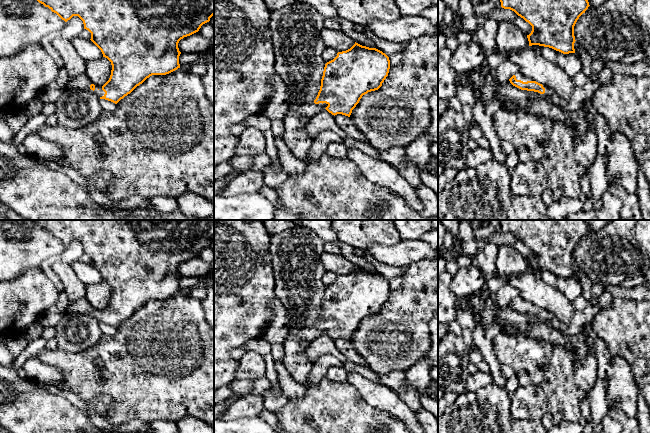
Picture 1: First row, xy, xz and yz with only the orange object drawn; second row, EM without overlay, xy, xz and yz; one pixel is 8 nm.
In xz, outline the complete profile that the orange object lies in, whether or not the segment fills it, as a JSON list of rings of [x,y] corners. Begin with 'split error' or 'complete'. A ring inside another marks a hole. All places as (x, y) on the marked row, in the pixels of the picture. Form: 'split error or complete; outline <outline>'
split error; outline [[[355,44],[348,50],[338,52],[337,56],[324,67],[321,86],[313,102],[290,104],[284,117],[284,141],[290,152],[304,164],[309,164],[309,151],[313,140],[305,133],[309,120],[326,109],[332,115],[342,114],[350,117],[352,110],[363,95],[378,90],[390,69],[389,57],[376,48]]]

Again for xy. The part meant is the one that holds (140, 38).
split error; outline [[[37,0],[67,22],[73,16],[78,16],[84,24],[84,29],[91,33],[91,41],[101,50],[103,57],[112,65],[109,80],[103,85],[94,85],[83,73],[70,78],[66,89],[89,90],[100,99],[117,104],[130,94],[137,86],[152,75],[166,75],[178,68],[181,52],[178,43],[184,37],[199,31],[201,26],[210,21],[214,15],[214,0]]]

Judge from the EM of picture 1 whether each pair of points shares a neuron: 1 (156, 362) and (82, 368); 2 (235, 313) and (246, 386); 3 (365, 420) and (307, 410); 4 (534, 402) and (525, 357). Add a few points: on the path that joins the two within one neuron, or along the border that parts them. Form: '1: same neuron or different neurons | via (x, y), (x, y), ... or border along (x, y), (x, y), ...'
1: same neuron | via (138, 363), (100, 363)
2: different neurons | border along (234, 379), (229, 385)
3: same neuron | via (351, 420), (339, 420), (333, 414), (321, 410)
4: different neurons | border along (519, 384), (537, 385), (543, 391), (547, 400)

